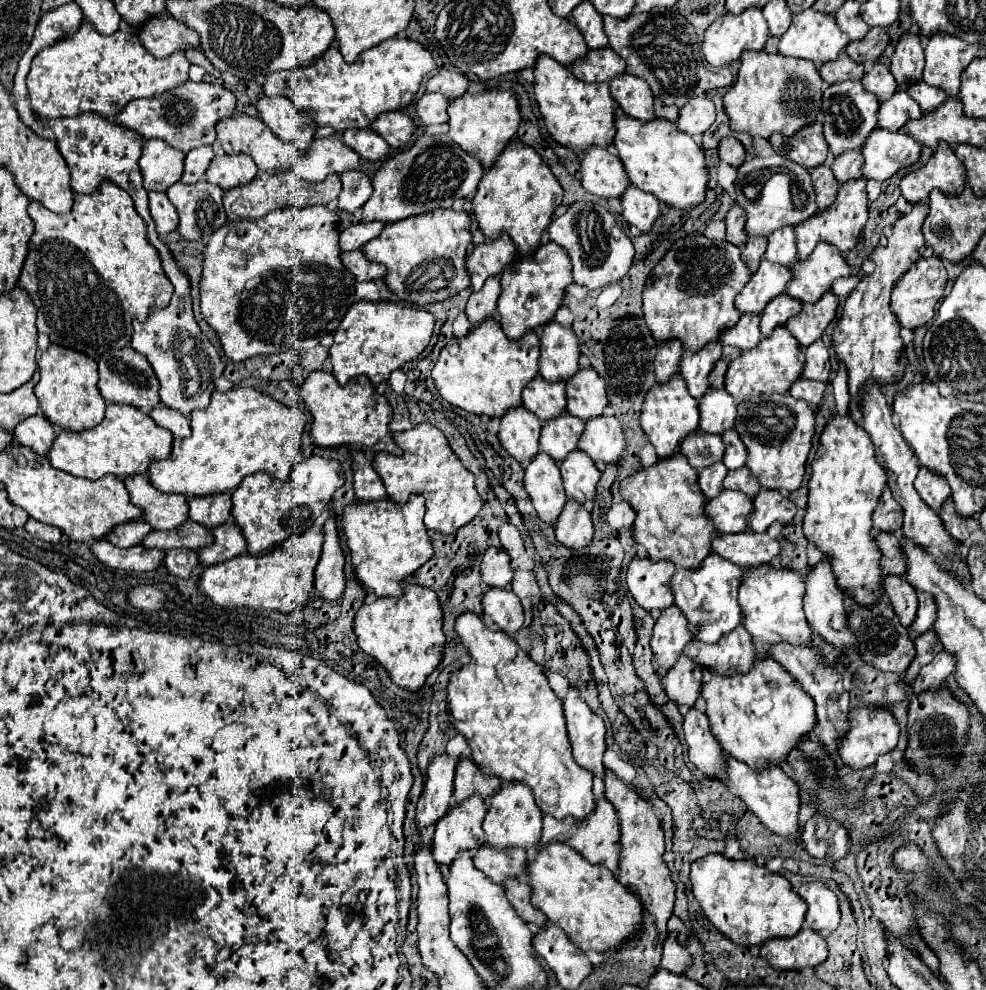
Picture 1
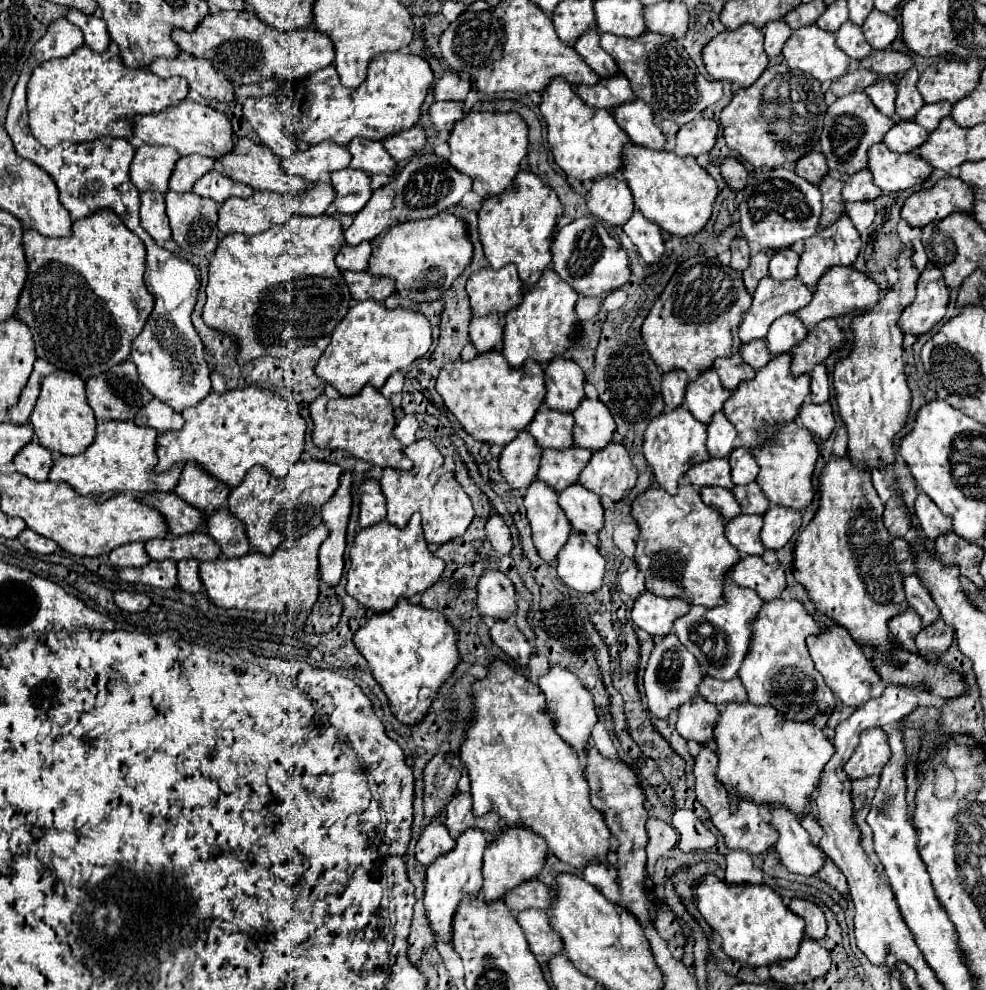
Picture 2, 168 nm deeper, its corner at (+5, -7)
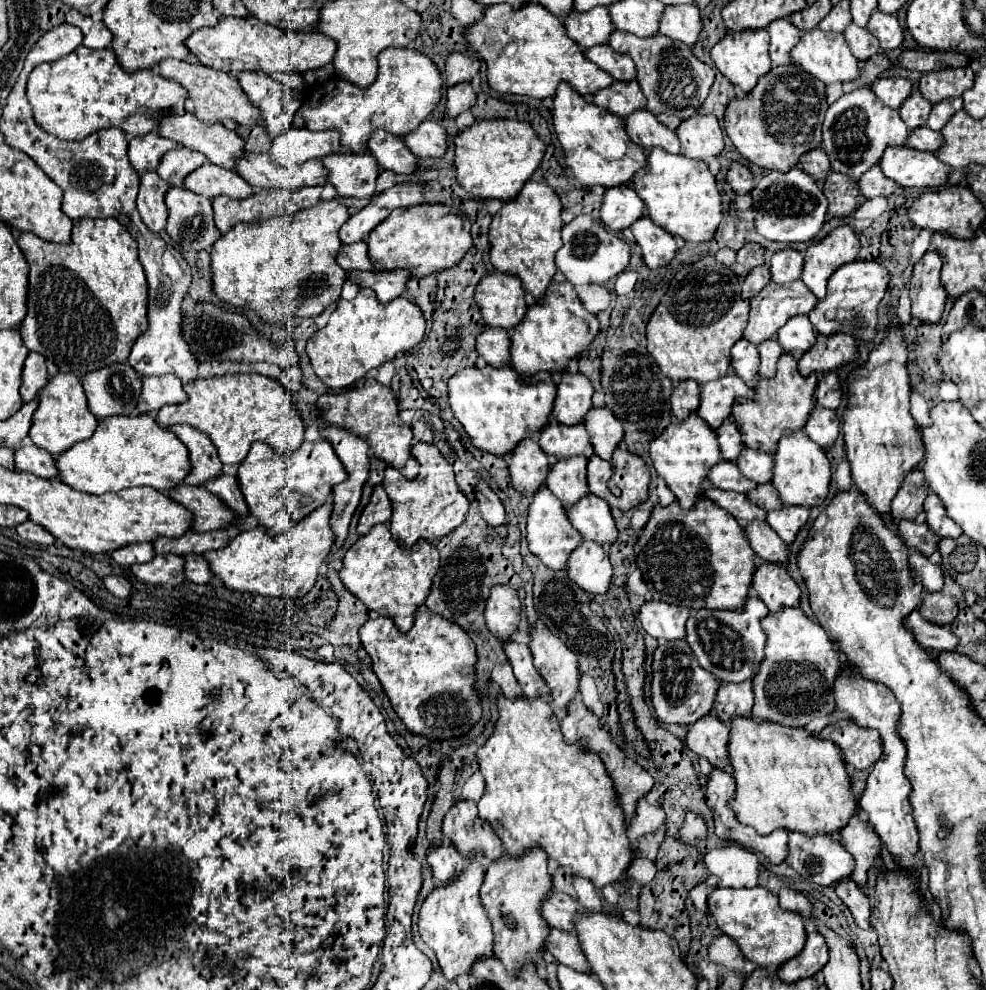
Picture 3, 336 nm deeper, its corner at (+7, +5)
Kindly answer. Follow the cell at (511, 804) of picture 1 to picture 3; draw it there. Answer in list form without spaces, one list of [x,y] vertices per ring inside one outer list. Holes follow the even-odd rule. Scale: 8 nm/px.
[[[530,847],[530,851],[520,857],[510,857],[504,853],[486,869],[486,877],[480,887],[480,901],[492,923],[494,955],[502,959],[510,973],[514,973],[528,959],[536,961],[538,953],[542,951],[542,943],[550,925],[540,917],[538,903],[550,889],[552,883],[548,873],[548,855],[540,847]]]

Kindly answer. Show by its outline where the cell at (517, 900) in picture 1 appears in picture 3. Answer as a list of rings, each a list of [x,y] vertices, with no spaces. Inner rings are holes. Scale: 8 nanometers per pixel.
[[[550,927],[550,935],[546,937],[544,949],[550,951],[558,963],[568,965],[576,971],[588,971],[588,963],[586,963],[586,957],[580,949],[576,935],[556,929],[556,927]]]

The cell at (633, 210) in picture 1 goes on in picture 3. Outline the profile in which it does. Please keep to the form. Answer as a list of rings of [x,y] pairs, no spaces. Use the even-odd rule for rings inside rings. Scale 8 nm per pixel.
[[[648,215],[636,219],[636,223],[630,229],[634,233],[636,243],[642,249],[642,259],[650,269],[666,265],[674,257],[678,249],[674,237],[662,227],[658,227]]]

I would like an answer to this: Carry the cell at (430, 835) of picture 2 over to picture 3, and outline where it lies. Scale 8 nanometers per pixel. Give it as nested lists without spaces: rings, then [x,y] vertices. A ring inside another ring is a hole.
[[[442,841],[440,845],[432,845],[426,851],[426,861],[428,861],[430,869],[432,869],[432,875],[438,881],[446,883],[454,875],[458,875],[458,871],[462,871],[462,867],[466,863],[466,857],[458,855],[458,851],[456,851],[456,847],[452,843]]]

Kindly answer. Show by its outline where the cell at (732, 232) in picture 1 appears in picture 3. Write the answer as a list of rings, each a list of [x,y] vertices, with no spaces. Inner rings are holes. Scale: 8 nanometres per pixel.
[[[746,243],[736,255],[736,265],[732,265],[732,271],[738,277],[746,277],[754,267],[762,263],[764,263],[764,247],[758,243]]]

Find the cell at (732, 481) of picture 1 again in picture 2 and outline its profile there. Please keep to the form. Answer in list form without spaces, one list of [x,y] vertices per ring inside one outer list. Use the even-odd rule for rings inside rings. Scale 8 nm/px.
[[[748,483],[748,485],[740,485],[732,489],[736,501],[742,507],[742,513],[748,515],[764,515],[764,511],[768,511],[770,503],[764,497],[764,493],[760,491],[760,487],[756,483]]]

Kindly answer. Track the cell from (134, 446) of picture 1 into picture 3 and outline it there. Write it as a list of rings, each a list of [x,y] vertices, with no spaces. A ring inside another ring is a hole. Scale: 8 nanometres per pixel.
[[[114,415],[100,419],[94,435],[88,441],[80,441],[58,455],[56,467],[60,471],[62,483],[92,495],[122,491],[126,487],[138,485],[170,491],[190,473],[186,447],[172,431],[158,427],[152,415]]]

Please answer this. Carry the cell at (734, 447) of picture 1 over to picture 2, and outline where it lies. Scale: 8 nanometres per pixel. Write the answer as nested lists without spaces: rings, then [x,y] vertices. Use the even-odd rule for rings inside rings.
[[[738,447],[730,455],[730,465],[732,465],[732,481],[734,485],[748,485],[756,479],[760,467],[756,463],[756,457],[752,451]]]

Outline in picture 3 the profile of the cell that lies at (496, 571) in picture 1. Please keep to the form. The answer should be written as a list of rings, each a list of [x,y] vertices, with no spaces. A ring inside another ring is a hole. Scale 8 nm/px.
[[[510,585],[490,587],[490,597],[484,609],[486,627],[500,639],[510,639],[520,621],[520,601],[516,589]]]

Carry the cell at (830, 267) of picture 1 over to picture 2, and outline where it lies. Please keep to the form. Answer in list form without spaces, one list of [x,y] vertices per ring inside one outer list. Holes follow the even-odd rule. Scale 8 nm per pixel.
[[[832,267],[820,281],[818,281],[818,291],[814,293],[814,299],[810,305],[800,309],[798,317],[806,325],[806,329],[816,327],[816,323],[830,319],[830,317],[844,317],[860,309],[870,309],[878,303],[882,289],[878,287],[876,281],[872,281],[868,275],[856,271],[854,267]]]

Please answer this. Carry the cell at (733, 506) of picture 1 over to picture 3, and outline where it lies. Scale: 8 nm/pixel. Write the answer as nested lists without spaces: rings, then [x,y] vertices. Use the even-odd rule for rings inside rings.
[[[750,521],[744,529],[754,553],[764,559],[764,561],[778,561],[778,563],[786,563],[788,559],[788,547],[786,543],[782,543],[782,539],[778,539],[778,535],[768,527],[766,521]]]

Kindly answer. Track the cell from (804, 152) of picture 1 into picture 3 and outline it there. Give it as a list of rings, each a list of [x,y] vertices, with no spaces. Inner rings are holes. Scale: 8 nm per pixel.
[[[810,149],[808,153],[802,155],[800,167],[822,185],[828,171],[830,171],[830,161],[828,161],[828,155],[822,149]]]

